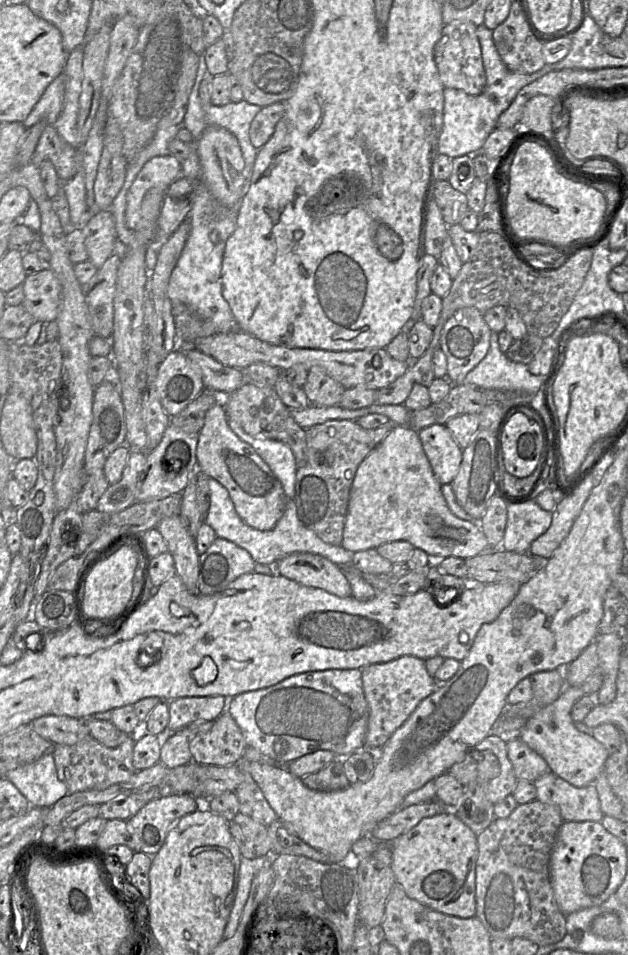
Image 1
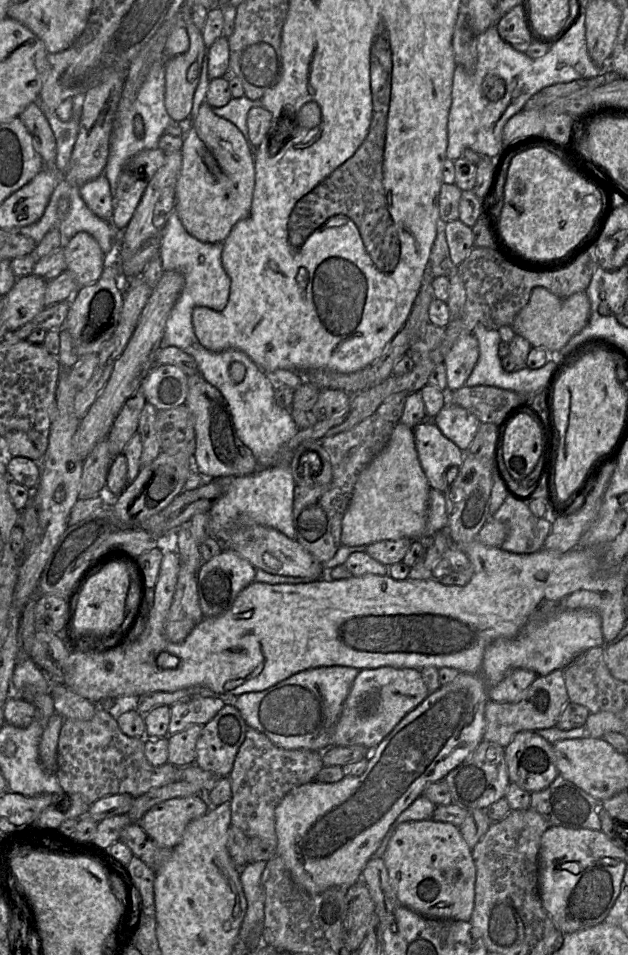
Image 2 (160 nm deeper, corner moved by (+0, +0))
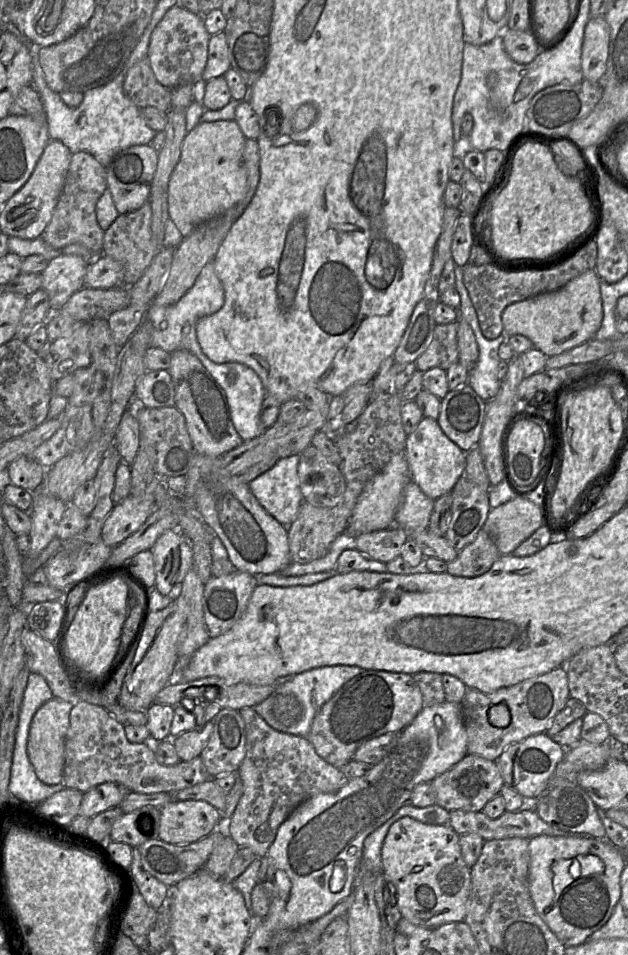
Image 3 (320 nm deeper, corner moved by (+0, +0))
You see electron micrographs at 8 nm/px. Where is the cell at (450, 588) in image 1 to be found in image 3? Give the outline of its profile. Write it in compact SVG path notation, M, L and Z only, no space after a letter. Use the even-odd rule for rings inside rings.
M481 529L475 540L459 551L453 561L447 563L447 572L453 576L477 577L487 572L500 556L501 554L493 538L485 530Z

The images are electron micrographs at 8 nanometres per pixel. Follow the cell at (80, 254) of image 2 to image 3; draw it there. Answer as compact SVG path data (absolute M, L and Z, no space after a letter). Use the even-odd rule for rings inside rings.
M60 255L48 262L41 272L43 288L49 297L50 315L84 287L88 262L77 255Z

